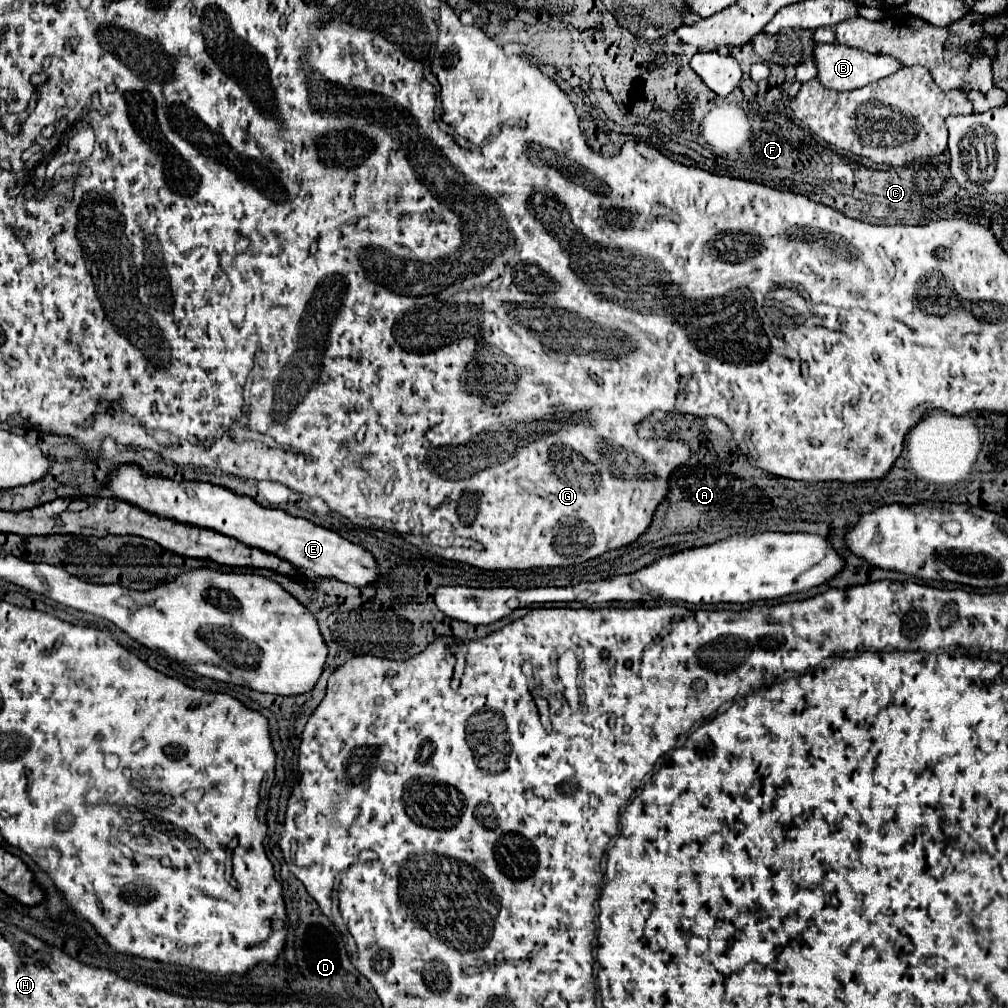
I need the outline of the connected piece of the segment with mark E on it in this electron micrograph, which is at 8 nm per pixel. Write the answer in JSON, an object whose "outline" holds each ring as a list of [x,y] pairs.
{"outline":[[[135,464],[119,466],[111,474],[109,496],[121,498],[137,508],[143,508],[151,514],[173,518],[183,524],[193,524],[201,528],[217,530],[225,536],[237,538],[247,546],[255,546],[279,558],[285,558],[293,566],[307,572],[311,578],[335,578],[339,582],[351,584],[355,588],[375,586],[379,582],[379,568],[369,550],[359,544],[353,544],[333,530],[321,528],[305,518],[293,518],[277,508],[263,508],[247,496],[229,492],[227,488],[213,486],[207,482],[173,482],[169,478],[145,476]]]}

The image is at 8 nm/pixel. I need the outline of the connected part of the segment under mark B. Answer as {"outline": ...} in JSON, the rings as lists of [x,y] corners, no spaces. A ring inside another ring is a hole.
{"outline":[[[815,43],[813,50],[813,60],[819,70],[819,82],[827,88],[833,90],[855,90],[855,88],[863,88],[875,80],[887,78],[891,74],[895,74],[897,70],[901,70],[901,62],[891,58],[891,56],[883,56],[883,54],[869,54],[865,50],[857,50],[857,48],[849,48],[843,44],[819,44]]]}

